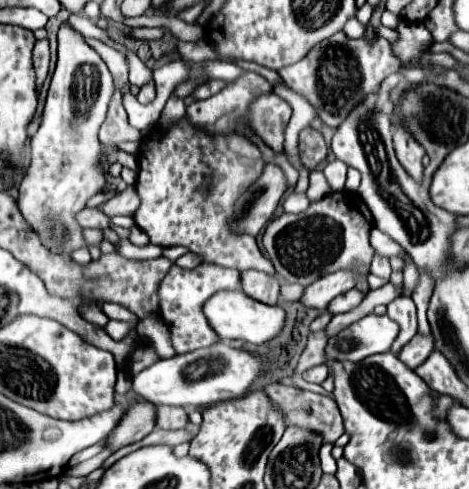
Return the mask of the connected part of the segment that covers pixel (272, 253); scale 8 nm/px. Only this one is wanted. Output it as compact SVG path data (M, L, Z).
M337 191L325 195L319 201L313 201L303 213L283 213L273 219L265 229L263 245L271 263L275 265L275 271L285 281L307 287L323 273L335 273L355 265L369 265L375 253L369 245L371 227L371 211L367 205L363 205L357 193Z

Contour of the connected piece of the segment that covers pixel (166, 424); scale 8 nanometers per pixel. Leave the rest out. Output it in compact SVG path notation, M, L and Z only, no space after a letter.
M181 407L157 409L155 429L183 429L187 423L187 413Z

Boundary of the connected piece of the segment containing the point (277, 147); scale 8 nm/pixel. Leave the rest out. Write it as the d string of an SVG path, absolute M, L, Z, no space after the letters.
M267 93L256 98L250 105L247 123L249 127L269 145L273 151L283 151L283 131L291 119L291 105L277 97L275 93Z

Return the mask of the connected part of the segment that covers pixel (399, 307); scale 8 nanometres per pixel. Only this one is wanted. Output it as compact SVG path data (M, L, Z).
M399 299L387 305L387 315L391 315L393 321L399 321L401 327L401 333L391 347L391 353L399 355L399 351L417 335L417 307L413 299Z

